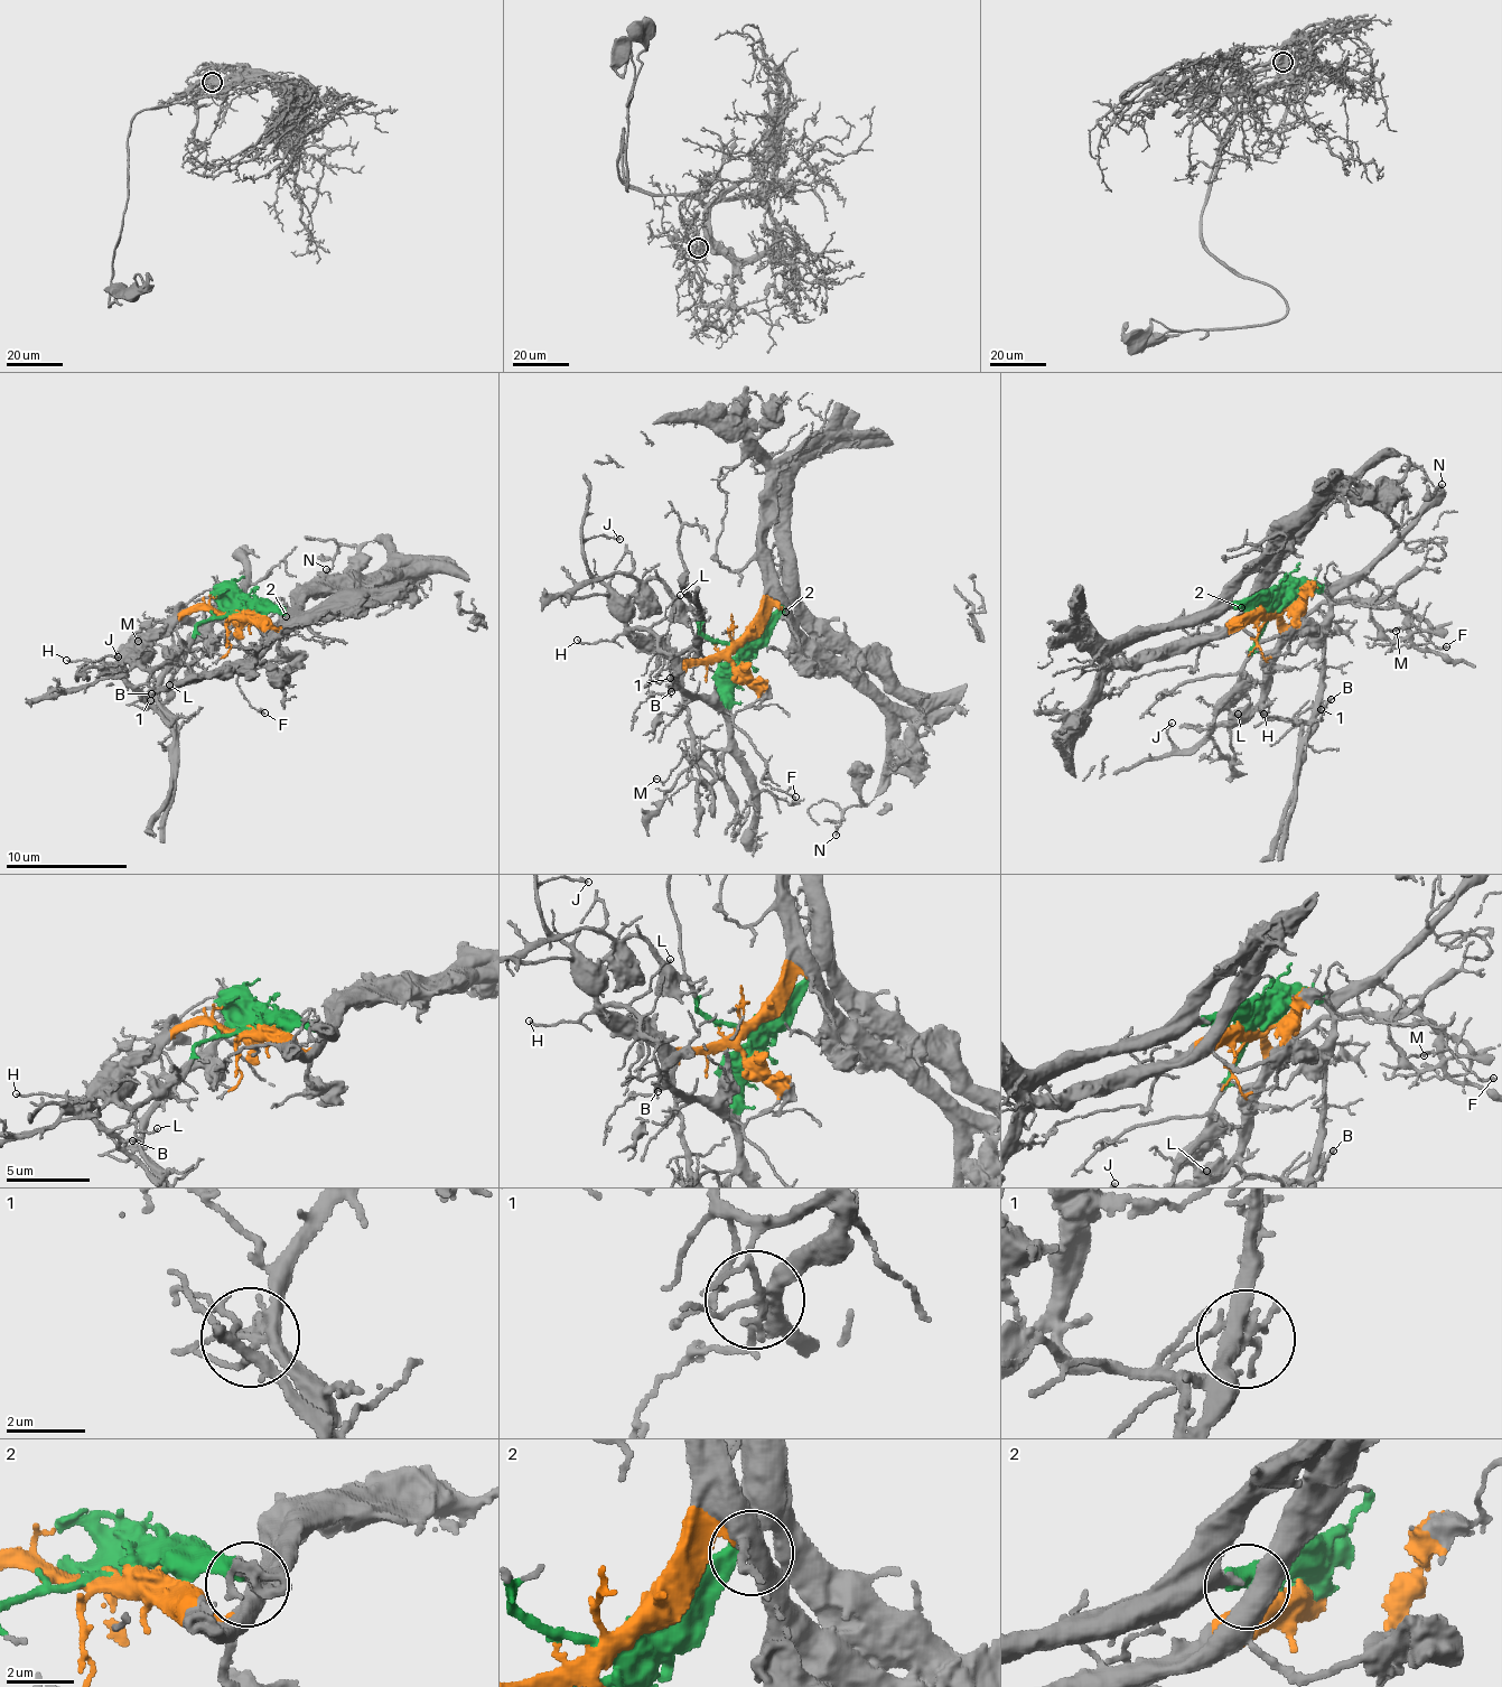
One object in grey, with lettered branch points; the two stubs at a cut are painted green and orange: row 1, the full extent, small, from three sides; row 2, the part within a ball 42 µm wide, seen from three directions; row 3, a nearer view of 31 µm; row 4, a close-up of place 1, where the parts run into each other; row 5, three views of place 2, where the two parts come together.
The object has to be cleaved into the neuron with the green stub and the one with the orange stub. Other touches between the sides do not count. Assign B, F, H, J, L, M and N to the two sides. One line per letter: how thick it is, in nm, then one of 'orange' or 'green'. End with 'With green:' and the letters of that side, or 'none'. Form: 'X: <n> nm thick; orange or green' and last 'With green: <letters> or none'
B: 110 nm thick; orange
F: 80 nm thick; green
H: 130 nm thick; orange
J: 140 nm thick; orange
L: 110 nm thick; orange
M: 110 nm thick; green
N: 150 nm thick; orange
With green: F, M

